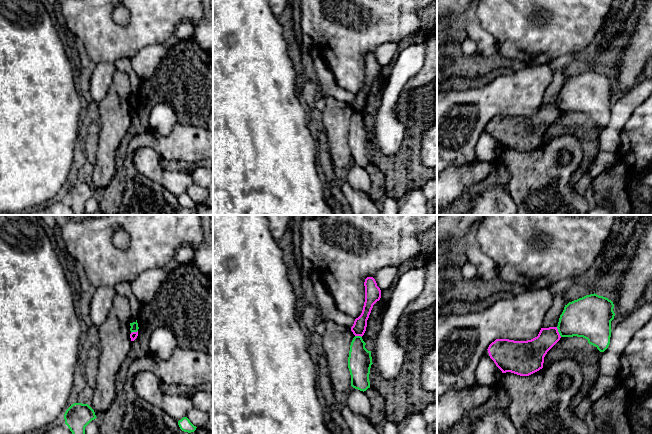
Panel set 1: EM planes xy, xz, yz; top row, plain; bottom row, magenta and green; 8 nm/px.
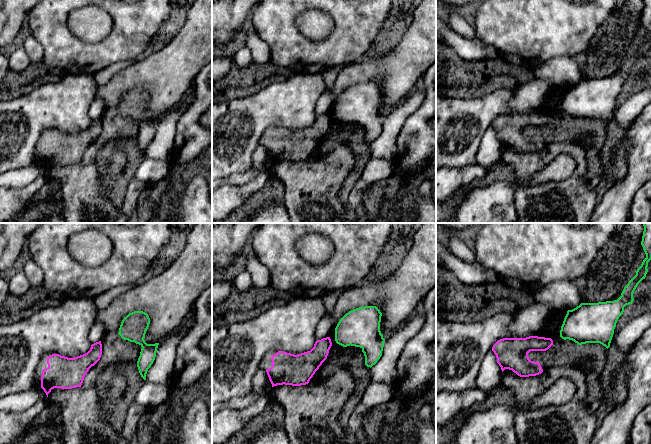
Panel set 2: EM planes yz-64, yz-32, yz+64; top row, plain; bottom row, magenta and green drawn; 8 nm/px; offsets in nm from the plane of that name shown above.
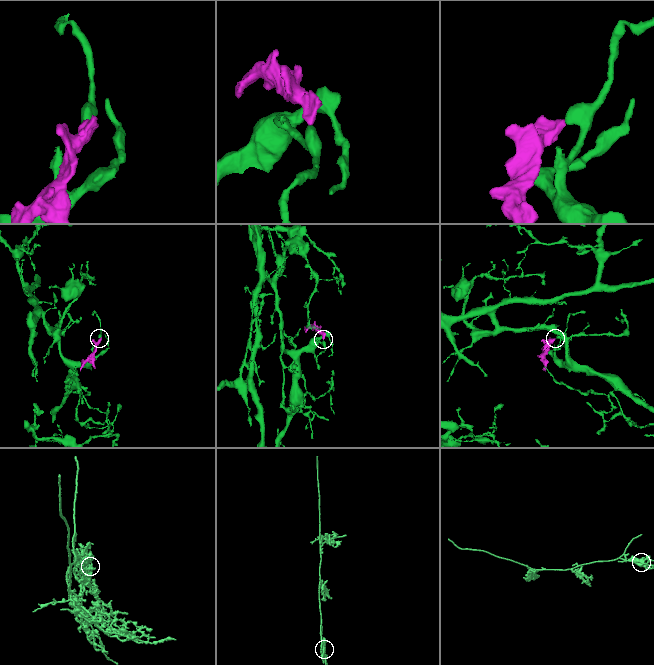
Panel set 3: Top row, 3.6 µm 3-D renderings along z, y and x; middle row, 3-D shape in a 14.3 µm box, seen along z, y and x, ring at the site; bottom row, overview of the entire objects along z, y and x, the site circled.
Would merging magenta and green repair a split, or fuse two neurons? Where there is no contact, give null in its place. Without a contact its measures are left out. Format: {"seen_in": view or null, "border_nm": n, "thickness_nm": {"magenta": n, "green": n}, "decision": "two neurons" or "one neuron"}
{"seen_in": "yz", "border_nm": 90, "thickness_nm": {"magenta": 190, "green": 320}, "decision": "two neurons"}

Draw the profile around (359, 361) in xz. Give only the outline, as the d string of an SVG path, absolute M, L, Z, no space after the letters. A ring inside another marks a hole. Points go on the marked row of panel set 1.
M355 336L351 342L348 357L351 386L363 392L370 388L369 374L373 364L371 351L368 351L365 345L361 336Z

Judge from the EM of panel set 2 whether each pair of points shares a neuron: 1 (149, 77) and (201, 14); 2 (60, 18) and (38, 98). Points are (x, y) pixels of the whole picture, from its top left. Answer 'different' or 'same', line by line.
1: same
2: different

